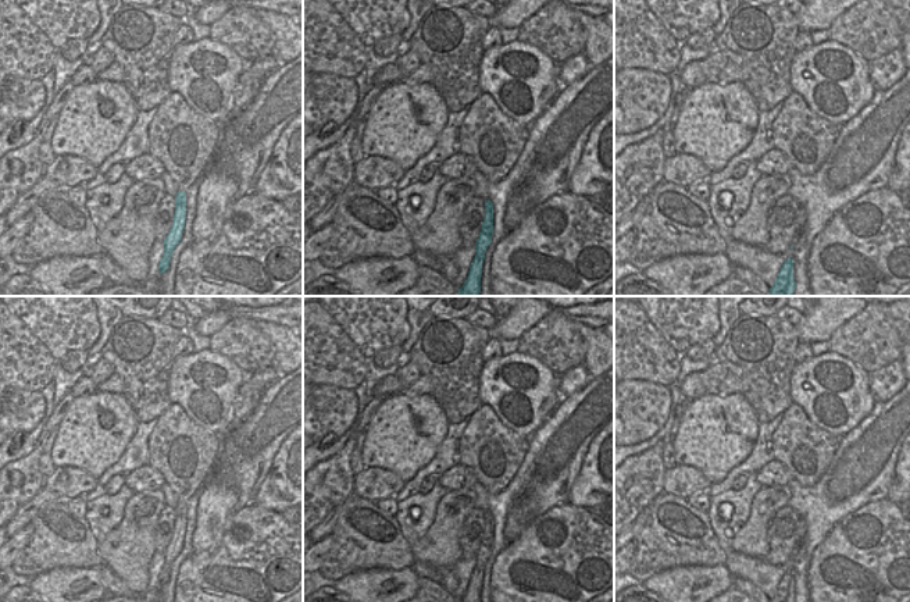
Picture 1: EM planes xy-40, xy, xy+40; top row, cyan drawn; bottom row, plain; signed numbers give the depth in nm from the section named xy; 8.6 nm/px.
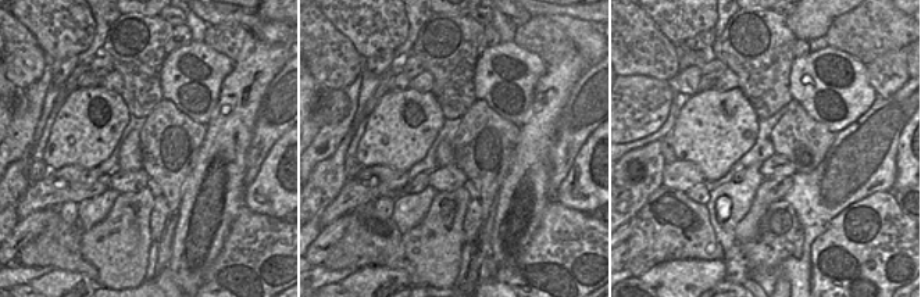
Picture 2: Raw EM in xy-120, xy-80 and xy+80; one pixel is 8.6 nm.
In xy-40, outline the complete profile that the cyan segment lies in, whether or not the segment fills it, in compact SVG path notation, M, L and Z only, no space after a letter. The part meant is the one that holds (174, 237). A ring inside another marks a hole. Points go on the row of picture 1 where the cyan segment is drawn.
M178 92L157 107L147 128L149 152L176 185L174 222L164 239L160 274L169 268L175 246L181 243L186 220L186 193L200 181L215 154L220 125L195 113Z

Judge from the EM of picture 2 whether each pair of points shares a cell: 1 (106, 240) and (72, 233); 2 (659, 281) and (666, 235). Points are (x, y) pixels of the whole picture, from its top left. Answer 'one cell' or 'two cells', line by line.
1: two cells
2: two cells

